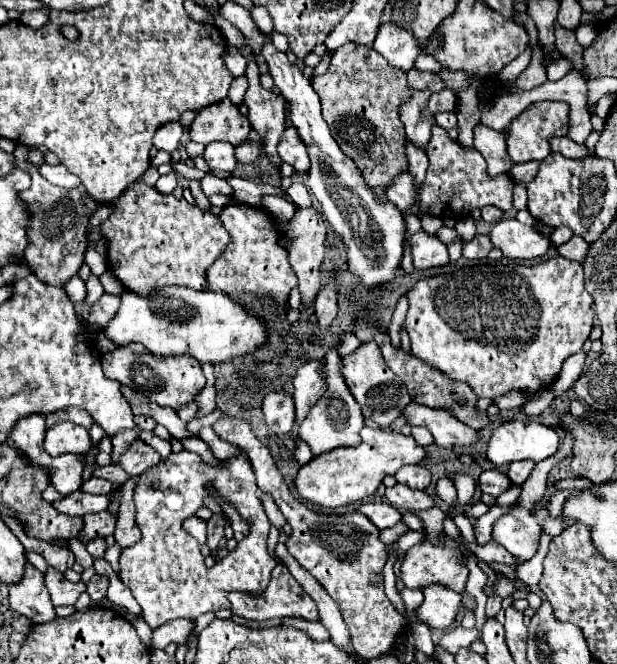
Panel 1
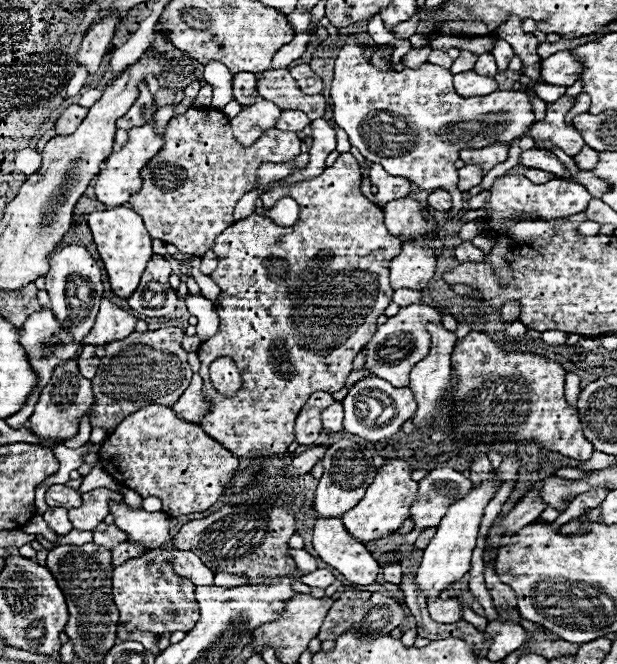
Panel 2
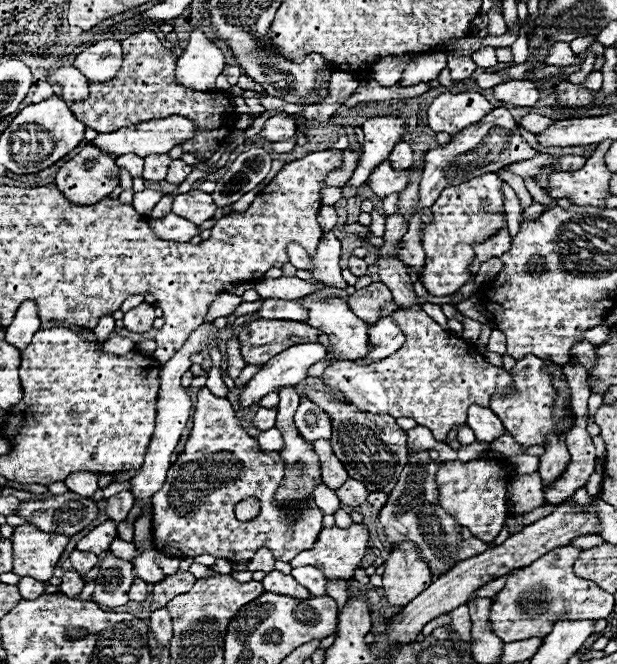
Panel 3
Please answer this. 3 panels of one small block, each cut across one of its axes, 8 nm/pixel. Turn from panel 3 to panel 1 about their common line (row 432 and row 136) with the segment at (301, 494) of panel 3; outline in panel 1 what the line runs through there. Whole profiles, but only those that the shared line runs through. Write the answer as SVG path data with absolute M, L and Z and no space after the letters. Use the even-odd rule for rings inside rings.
M294 126L286 128L286 132L282 134L282 140L278 144L278 154L296 172L308 172L310 158L308 158L308 152L306 152L306 144L300 140Z

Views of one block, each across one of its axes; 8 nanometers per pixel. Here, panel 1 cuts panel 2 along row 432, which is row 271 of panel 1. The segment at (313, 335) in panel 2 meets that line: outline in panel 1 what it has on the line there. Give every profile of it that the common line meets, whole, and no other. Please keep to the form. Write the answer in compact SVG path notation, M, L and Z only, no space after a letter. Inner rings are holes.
M226 206L220 220L230 232L230 244L226 246L226 252L208 268L206 276L210 290L222 290L232 298L252 292L262 300L270 298L272 302L286 302L290 290L296 286L296 274L288 264L288 252L278 244L280 232L274 216L252 206Z

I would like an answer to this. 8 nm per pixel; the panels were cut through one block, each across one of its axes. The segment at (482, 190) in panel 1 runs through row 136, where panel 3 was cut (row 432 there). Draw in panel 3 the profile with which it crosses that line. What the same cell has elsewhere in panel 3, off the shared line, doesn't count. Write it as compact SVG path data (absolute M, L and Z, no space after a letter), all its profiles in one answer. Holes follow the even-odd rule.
M420 306L398 308L392 318L406 336L404 346L396 354L388 356L386 360L372 362L368 366L358 366L352 360L338 360L338 362L332 362L322 372L324 384L340 390L346 396L346 400L350 404L354 404L360 412L388 414L388 416L394 416L394 418L414 418L420 426L428 428L438 442L444 442L448 432L454 426L466 426L466 412L468 412L470 404L490 406L490 398L494 394L510 396L514 392L512 376L502 366L492 366L478 352L476 344L472 344L470 340L466 342L460 336L454 336L452 332L442 330Z

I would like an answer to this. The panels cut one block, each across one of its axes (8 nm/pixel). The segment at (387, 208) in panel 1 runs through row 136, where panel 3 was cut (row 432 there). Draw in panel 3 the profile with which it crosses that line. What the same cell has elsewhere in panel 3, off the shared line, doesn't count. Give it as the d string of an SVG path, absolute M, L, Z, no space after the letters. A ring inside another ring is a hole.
M310 400L300 402L300 406L294 414L294 422L296 422L300 434L308 442L314 442L314 440L320 440L320 438L330 440L330 436L332 436L330 416Z

